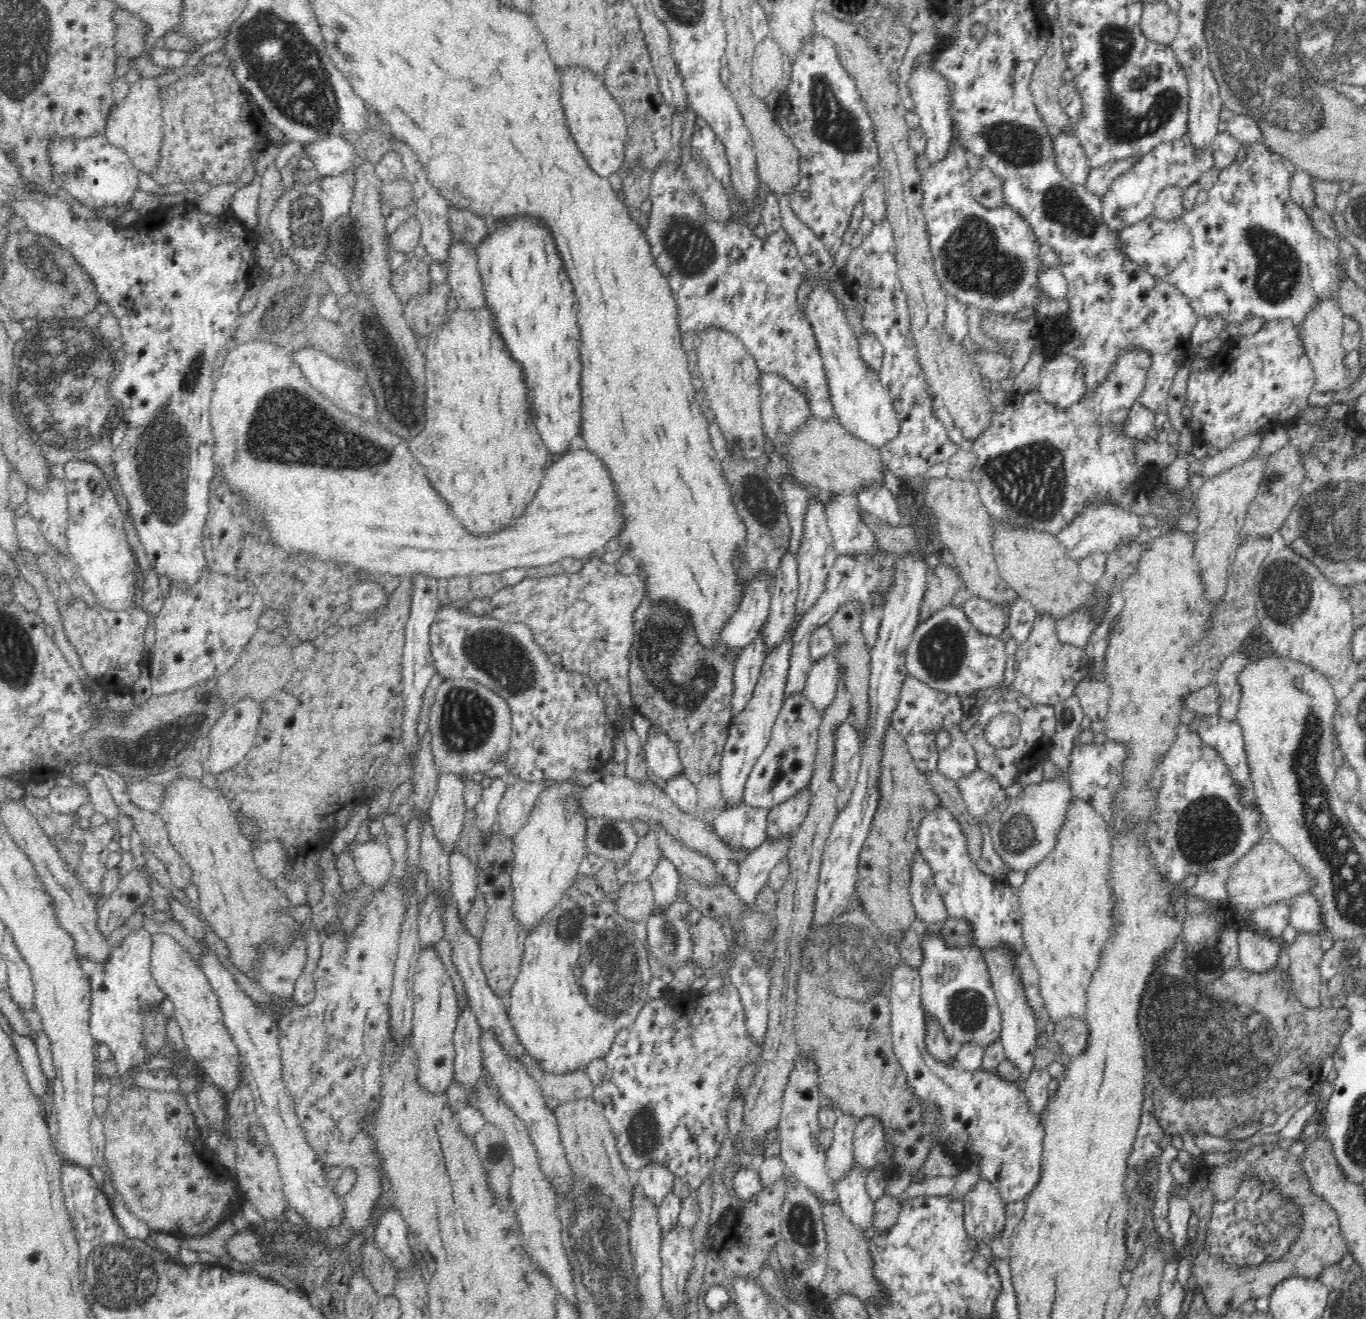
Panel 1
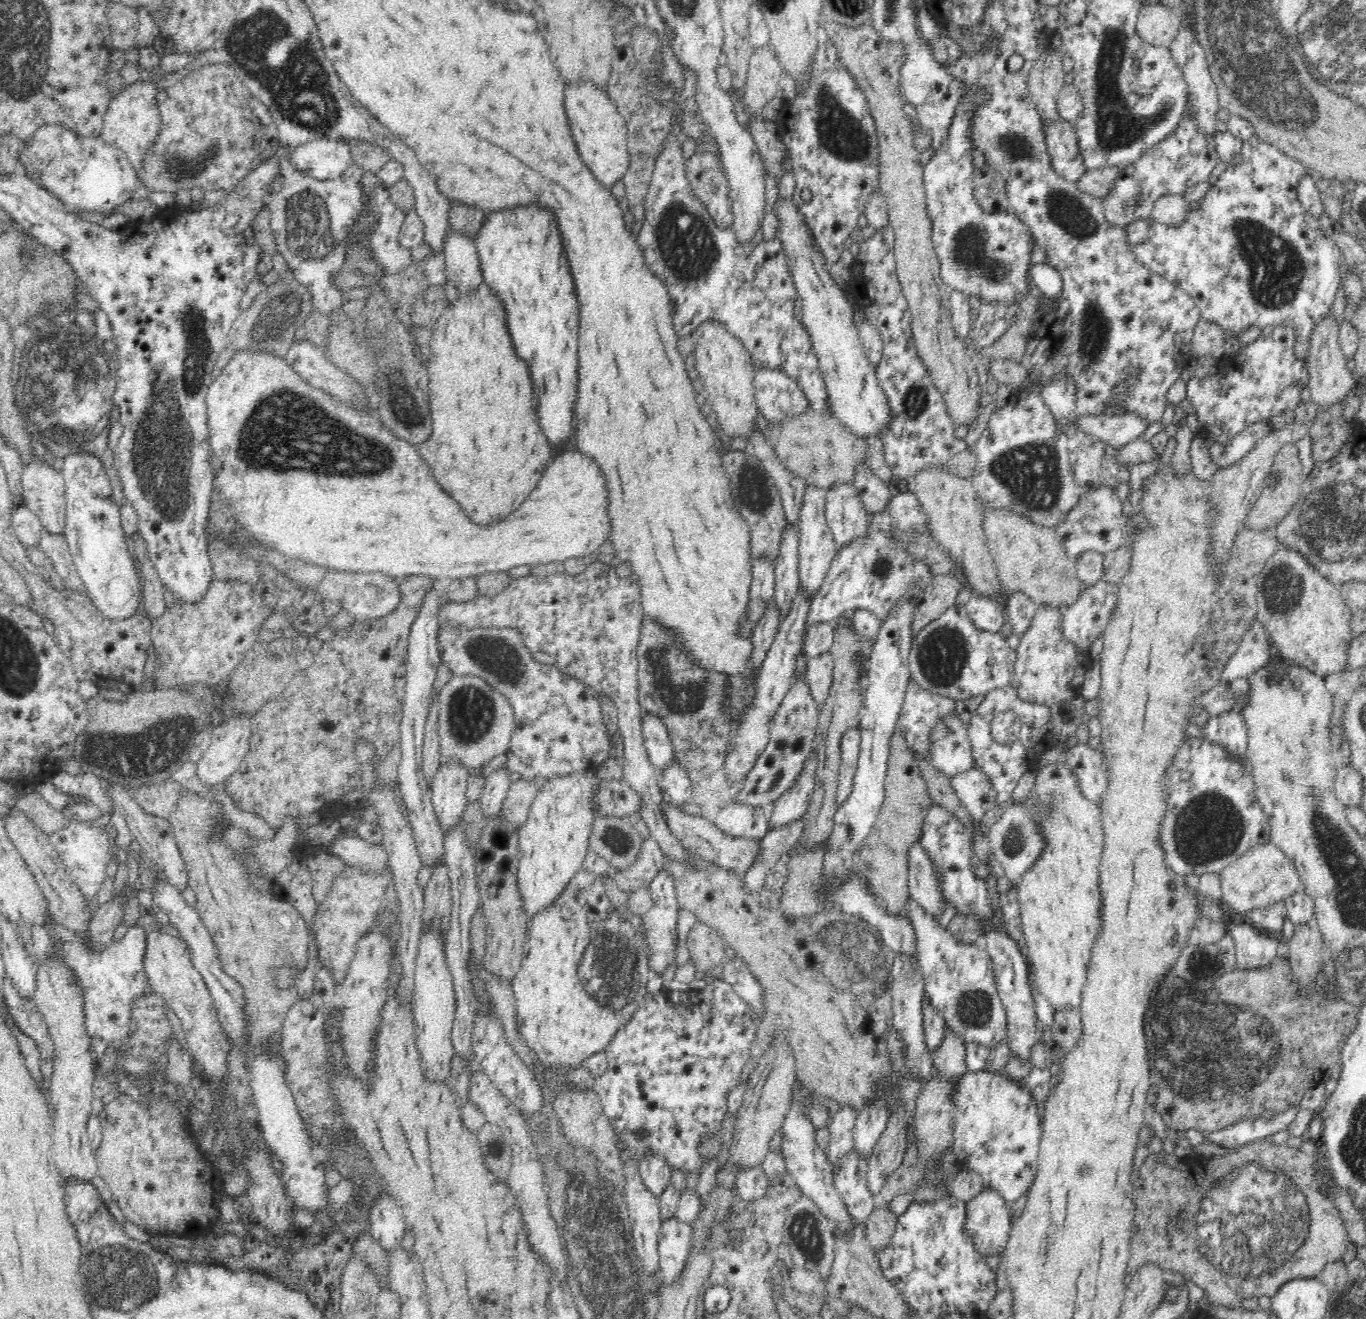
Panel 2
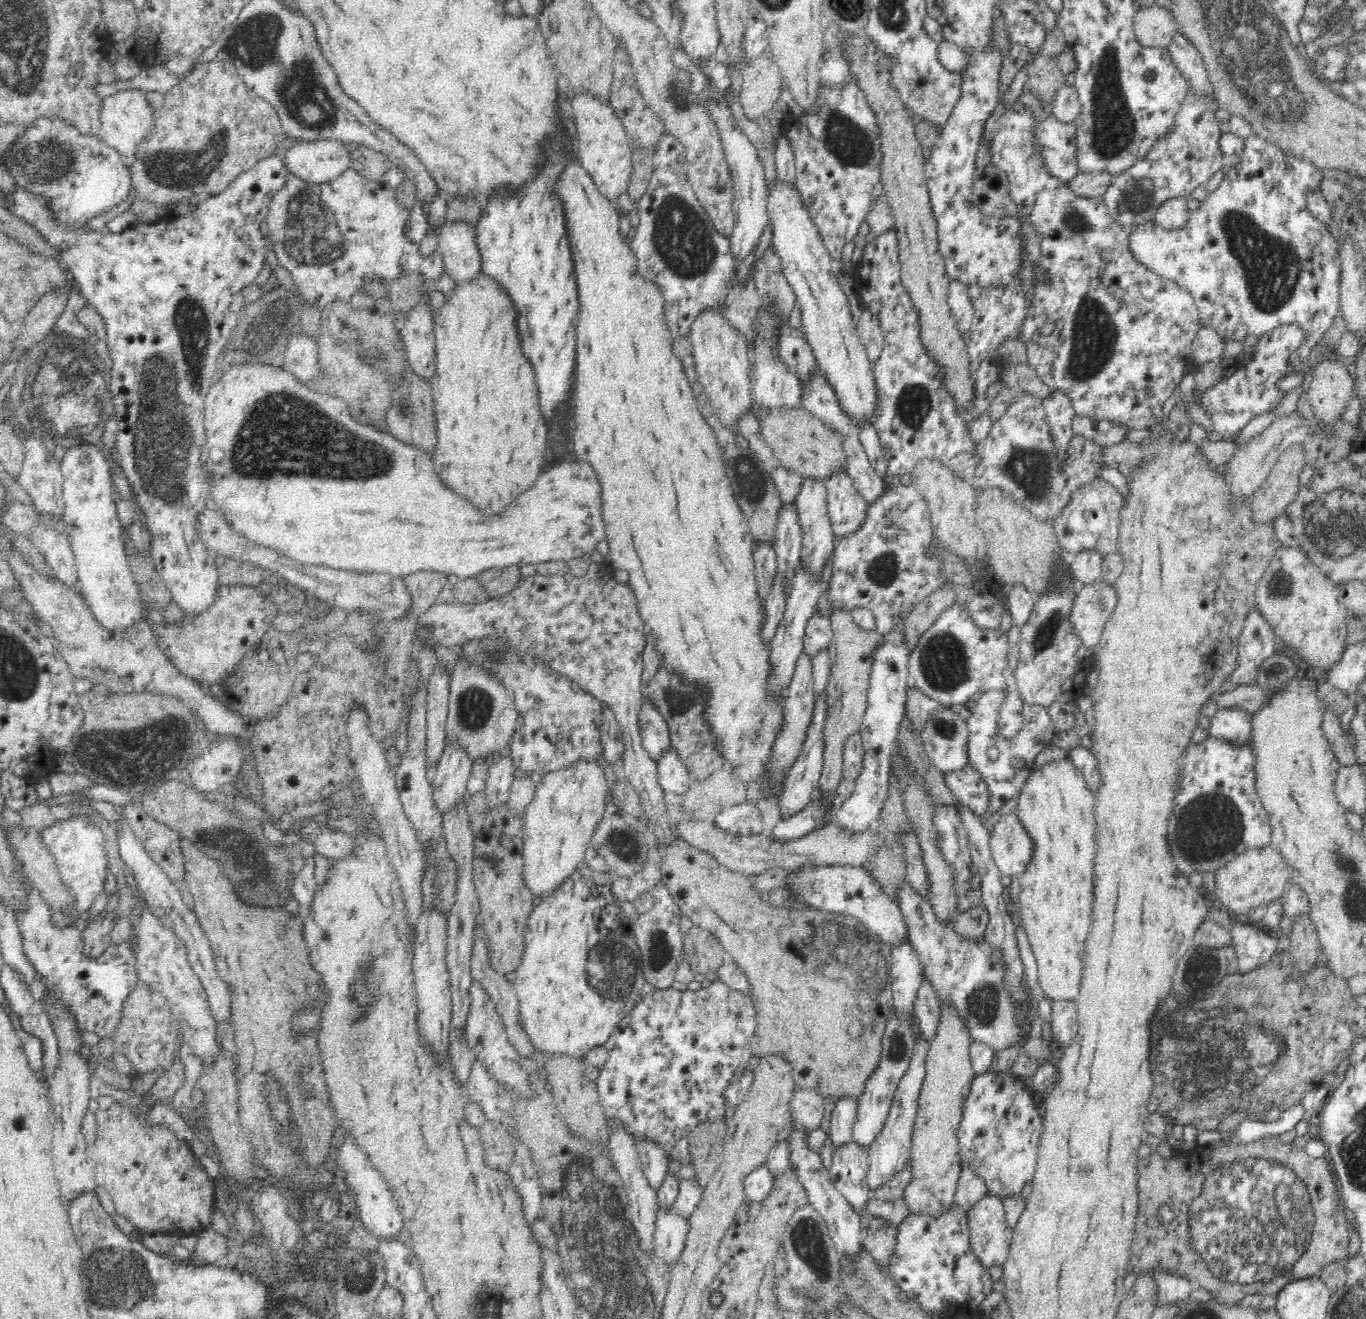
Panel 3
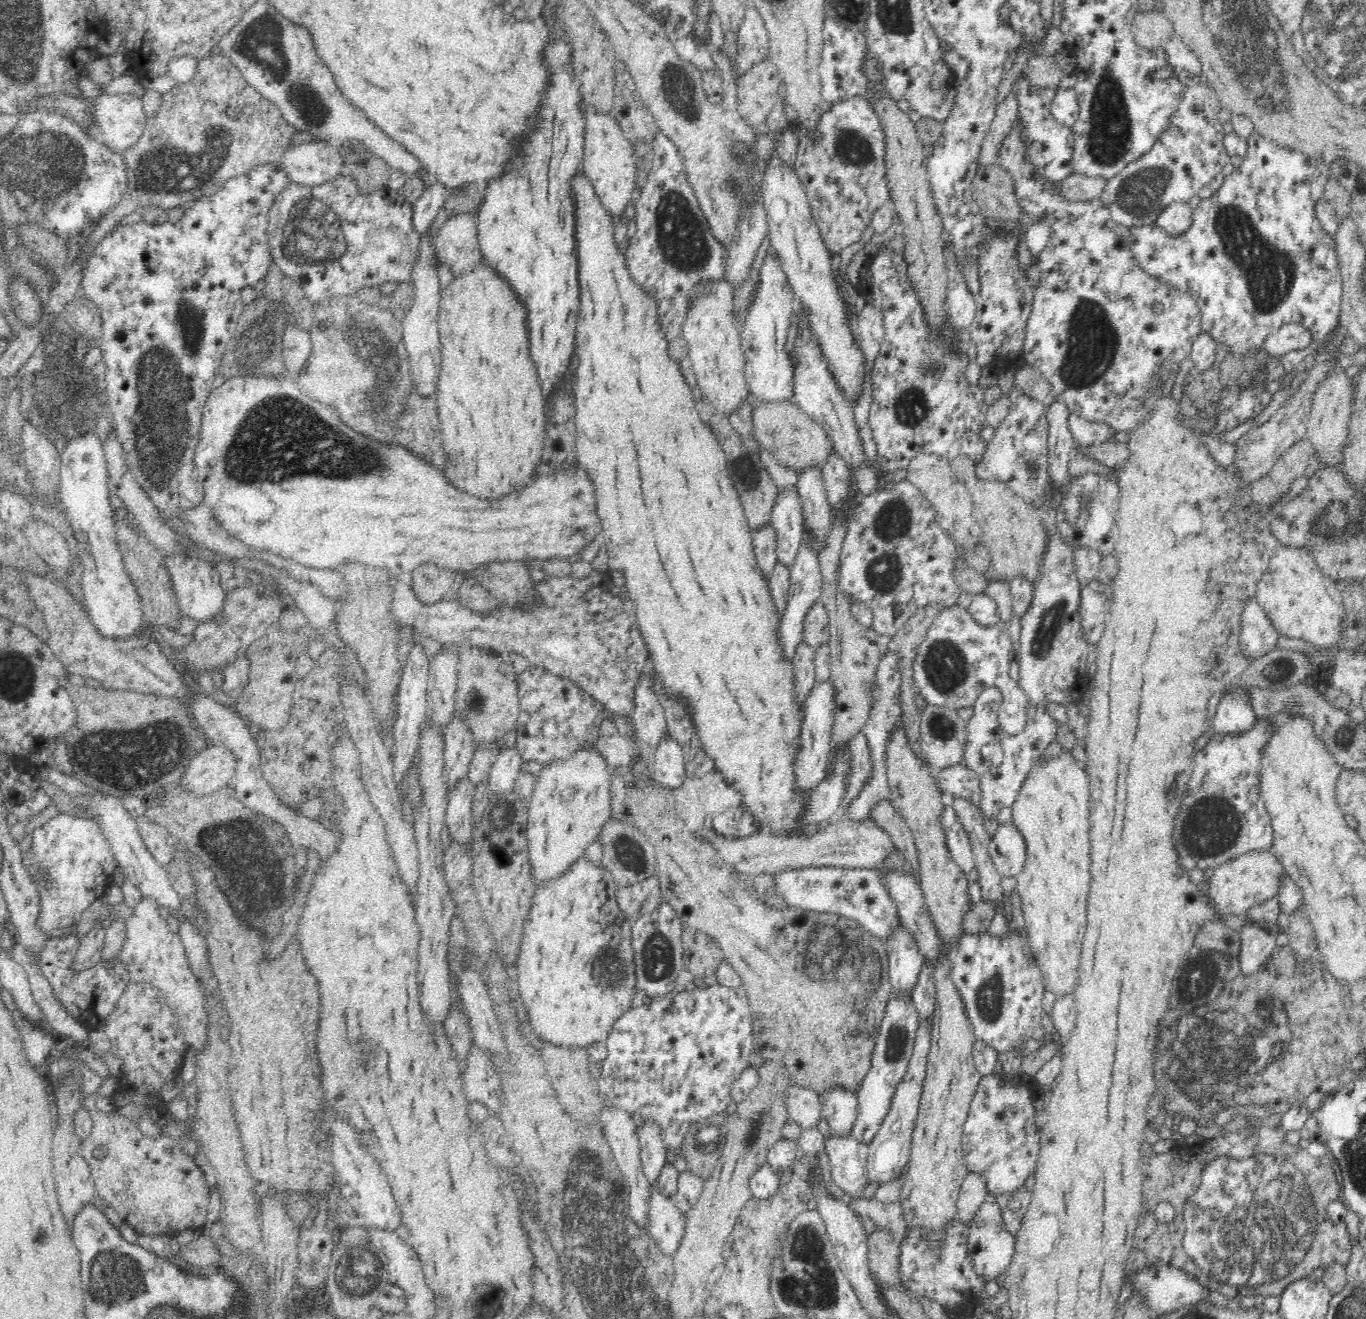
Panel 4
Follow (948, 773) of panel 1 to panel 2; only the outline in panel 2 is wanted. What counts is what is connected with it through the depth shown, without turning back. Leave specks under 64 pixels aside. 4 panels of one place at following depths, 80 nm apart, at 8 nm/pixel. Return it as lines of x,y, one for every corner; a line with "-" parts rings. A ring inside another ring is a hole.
958,714
948,715
932,728
930,761
948,777
976,768
966,723

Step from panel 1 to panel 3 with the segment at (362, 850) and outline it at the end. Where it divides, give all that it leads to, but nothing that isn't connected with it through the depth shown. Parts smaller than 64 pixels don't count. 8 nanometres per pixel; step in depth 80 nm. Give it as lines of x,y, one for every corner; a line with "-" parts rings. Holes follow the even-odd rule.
314,820
306,822
304,828
298,826
298,834
301,838
308,838
314,845
315,852
326,858
335,860
353,855
355,840
352,835
320,826

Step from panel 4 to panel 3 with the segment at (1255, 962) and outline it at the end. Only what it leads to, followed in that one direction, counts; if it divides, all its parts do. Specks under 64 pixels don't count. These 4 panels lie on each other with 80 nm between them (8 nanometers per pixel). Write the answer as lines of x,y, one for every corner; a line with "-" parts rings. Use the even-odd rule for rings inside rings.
1243,918
1232,926
1230,933
1235,945
1238,972
1255,971
1276,955
1278,934
1264,931

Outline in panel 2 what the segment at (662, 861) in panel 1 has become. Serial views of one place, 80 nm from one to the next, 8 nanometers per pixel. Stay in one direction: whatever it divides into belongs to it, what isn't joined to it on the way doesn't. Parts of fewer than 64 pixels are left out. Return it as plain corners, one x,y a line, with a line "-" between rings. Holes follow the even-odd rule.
663,868
653,878
649,884
649,891
653,900
650,910
643,916
643,932
646,944
650,948
648,955
648,967
652,976
662,977
664,970
675,962
677,956
677,941
679,939
677,932
677,920
679,904
675,893
675,886
672,877

